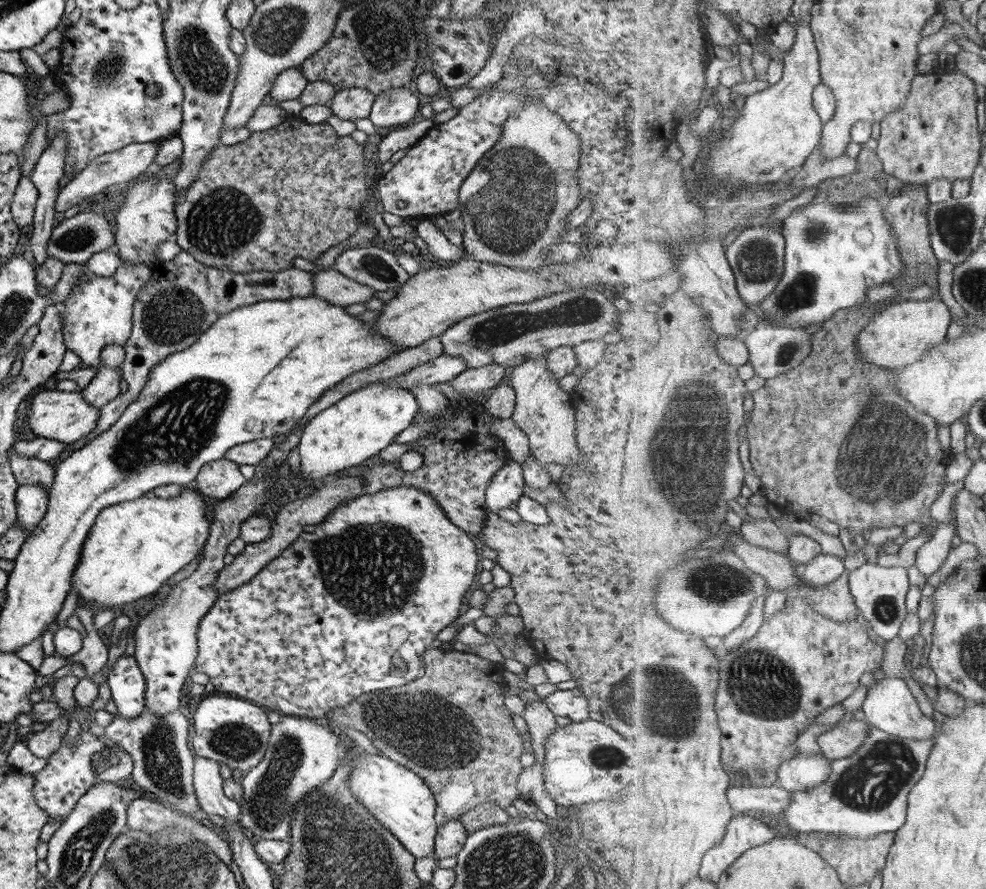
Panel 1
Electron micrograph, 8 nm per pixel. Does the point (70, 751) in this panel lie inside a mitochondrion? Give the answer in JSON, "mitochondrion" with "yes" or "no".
{"mitochondrion":"no"}

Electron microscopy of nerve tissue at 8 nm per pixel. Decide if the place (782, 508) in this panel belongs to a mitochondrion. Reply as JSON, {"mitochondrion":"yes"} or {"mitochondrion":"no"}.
{"mitochondrion":"no"}

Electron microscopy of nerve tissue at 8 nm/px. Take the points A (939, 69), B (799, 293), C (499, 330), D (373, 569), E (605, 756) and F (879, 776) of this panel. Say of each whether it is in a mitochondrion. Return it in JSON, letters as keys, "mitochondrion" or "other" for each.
{"A":"other","B":"mitochondrion","C":"mitochondrion","D":"mitochondrion","E":"mitochondrion","F":"mitochondrion"}

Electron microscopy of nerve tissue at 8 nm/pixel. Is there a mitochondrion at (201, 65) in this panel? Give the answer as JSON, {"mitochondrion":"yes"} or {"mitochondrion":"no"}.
{"mitochondrion":"yes"}

